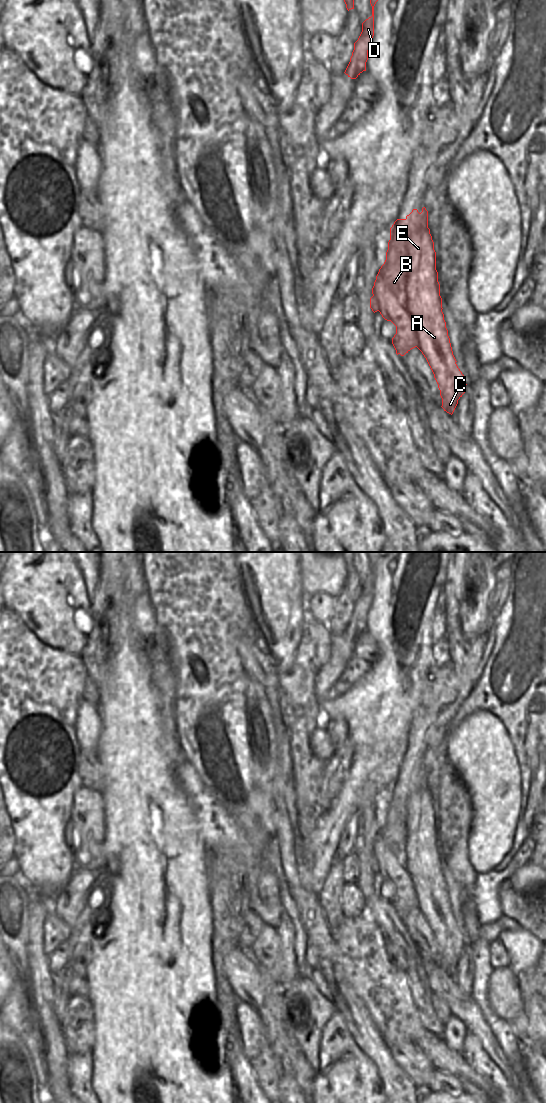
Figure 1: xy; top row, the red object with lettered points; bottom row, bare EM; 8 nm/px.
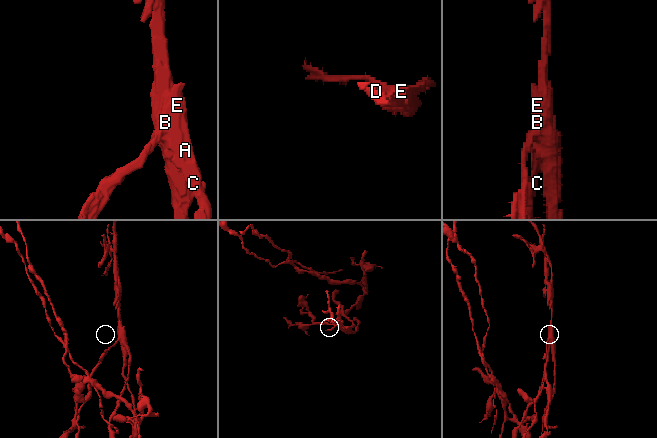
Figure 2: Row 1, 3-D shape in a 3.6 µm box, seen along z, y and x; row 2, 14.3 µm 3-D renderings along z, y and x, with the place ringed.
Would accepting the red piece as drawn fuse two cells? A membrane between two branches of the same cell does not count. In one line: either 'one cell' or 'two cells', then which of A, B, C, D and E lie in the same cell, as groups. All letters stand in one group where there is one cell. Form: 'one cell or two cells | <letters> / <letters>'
two cells | A B D / C E

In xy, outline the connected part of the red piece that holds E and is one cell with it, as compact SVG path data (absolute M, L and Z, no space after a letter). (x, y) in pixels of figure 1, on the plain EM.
M425 767L422 768L421 773L413 769L406 779L408 786L412 788L408 794L409 826L411 829L419 829L421 825L433 825L436 848L440 849L436 830L436 812L428 788L428 771Z

